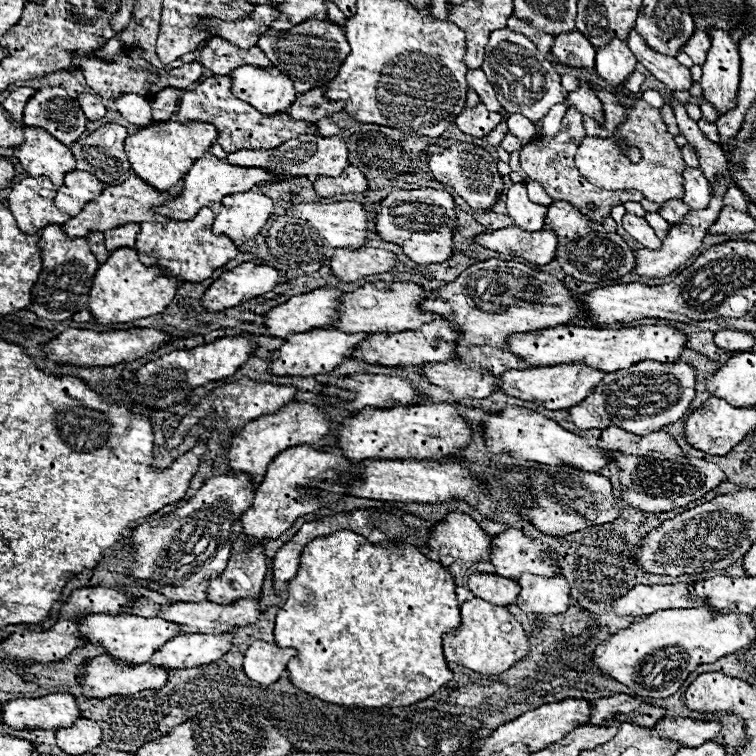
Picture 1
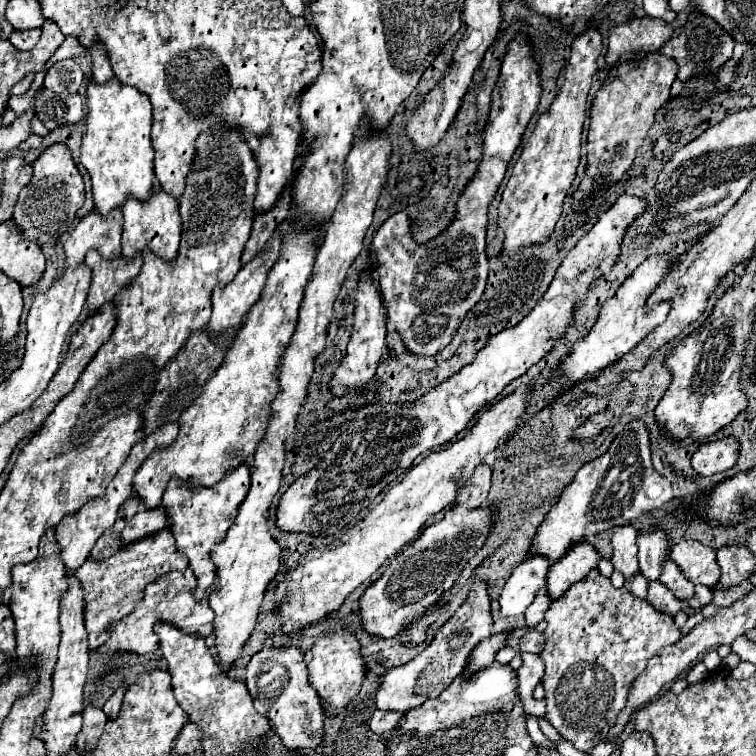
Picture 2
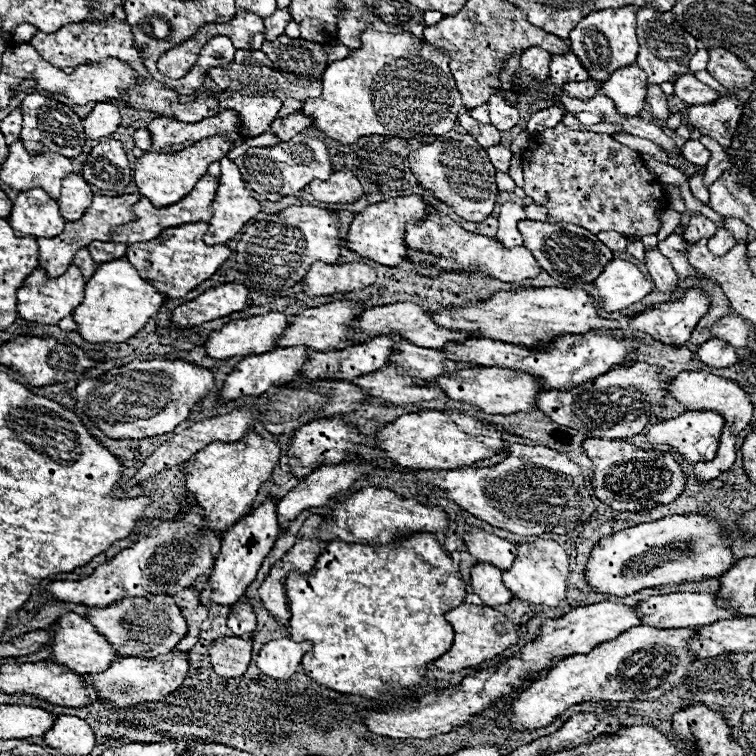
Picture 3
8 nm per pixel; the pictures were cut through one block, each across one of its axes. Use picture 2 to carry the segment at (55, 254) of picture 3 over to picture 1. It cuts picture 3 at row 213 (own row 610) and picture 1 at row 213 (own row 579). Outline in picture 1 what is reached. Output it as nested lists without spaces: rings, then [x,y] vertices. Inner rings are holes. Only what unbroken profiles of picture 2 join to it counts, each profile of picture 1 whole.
[[[128,176],[128,180],[124,184],[118,184],[118,186],[108,186],[104,188],[104,192],[88,202],[76,216],[72,216],[66,224],[64,224],[64,232],[70,236],[70,238],[80,238],[80,236],[86,236],[90,230],[100,230],[100,232],[106,232],[106,230],[112,230],[116,226],[124,226],[124,224],[130,224],[130,222],[166,222],[168,218],[166,216],[160,216],[156,212],[152,212],[152,208],[158,208],[158,206],[164,206],[166,202],[174,200],[176,196],[180,196],[180,188],[184,186],[184,178],[174,186],[170,188],[170,192],[160,192],[156,188],[152,188],[148,182],[140,180],[138,176]]]

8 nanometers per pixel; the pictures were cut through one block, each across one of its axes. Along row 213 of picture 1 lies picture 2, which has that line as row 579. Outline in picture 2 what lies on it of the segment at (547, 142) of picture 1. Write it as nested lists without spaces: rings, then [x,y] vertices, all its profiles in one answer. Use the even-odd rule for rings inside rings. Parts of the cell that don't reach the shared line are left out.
[[[592,570],[592,574],[572,584],[564,596],[552,600],[544,620],[548,626],[544,630],[544,646],[538,656],[546,666],[542,678],[546,690],[546,718],[562,738],[580,752],[588,752],[608,736],[620,710],[626,706],[632,682],[646,670],[648,660],[664,646],[682,638],[672,616],[658,612],[648,600],[636,598],[624,588],[614,588],[610,578],[602,576],[598,570]]]

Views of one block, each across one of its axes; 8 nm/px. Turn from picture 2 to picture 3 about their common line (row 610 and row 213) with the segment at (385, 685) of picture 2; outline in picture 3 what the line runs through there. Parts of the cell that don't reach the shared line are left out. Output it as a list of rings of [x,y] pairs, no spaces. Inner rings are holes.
[[[456,134],[438,138],[432,144],[426,144],[408,156],[410,170],[416,176],[418,184],[424,190],[430,190],[434,198],[454,208],[458,216],[468,222],[482,222],[486,220],[496,204],[496,180],[494,180],[494,166],[488,160],[488,154],[476,140],[468,134]]]

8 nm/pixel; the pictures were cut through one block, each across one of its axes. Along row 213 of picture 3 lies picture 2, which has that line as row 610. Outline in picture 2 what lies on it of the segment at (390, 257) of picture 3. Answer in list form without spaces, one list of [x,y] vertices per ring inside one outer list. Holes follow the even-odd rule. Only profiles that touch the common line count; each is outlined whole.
[[[456,500],[454,506],[446,510],[446,516],[440,522],[428,526],[416,538],[416,542],[412,542],[404,552],[392,558],[384,574],[360,596],[360,618],[364,628],[370,634],[392,638],[398,636],[400,630],[408,626],[408,622],[424,616],[430,606],[434,606],[444,594],[448,594],[468,560],[476,554],[476,550],[482,548],[490,524],[492,520],[488,504],[468,510],[466,504],[460,504],[460,500]]]

